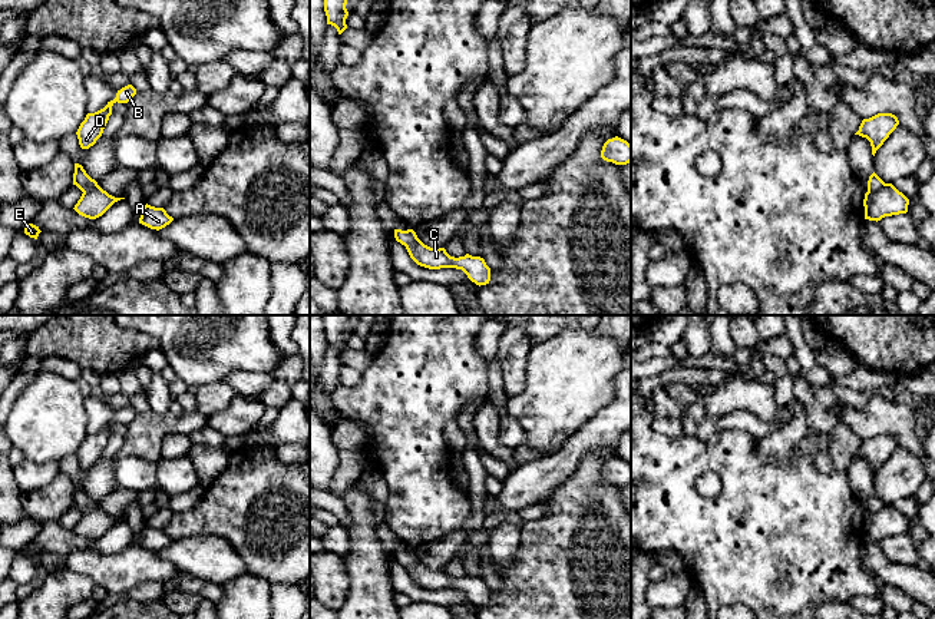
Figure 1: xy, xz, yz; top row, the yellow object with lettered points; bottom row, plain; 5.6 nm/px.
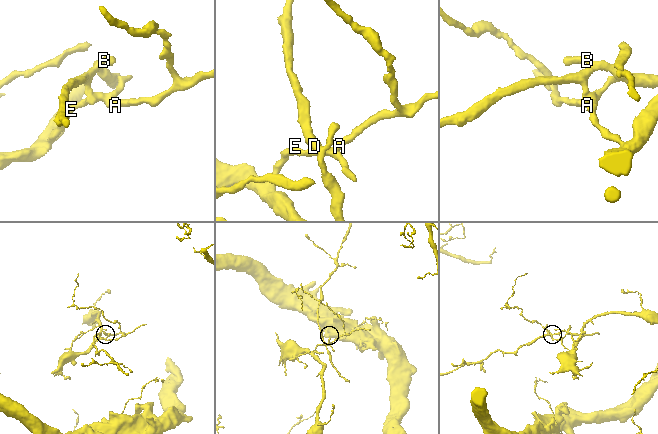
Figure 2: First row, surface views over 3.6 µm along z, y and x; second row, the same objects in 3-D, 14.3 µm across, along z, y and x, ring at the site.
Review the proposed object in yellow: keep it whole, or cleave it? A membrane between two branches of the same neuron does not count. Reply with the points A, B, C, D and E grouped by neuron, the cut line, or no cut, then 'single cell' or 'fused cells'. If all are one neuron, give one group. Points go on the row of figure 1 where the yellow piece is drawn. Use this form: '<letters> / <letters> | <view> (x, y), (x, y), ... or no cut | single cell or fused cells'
A C E / B D | yz (885, 184), (876, 191), (868, 192) | fused cells

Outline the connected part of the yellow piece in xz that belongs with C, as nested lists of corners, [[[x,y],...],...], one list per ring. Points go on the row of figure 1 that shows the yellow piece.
[[[419,238],[412,245],[406,246],[410,258],[420,267],[429,269],[456,268],[462,269],[468,278],[476,285],[486,285],[490,281],[490,268],[480,256],[450,256],[445,248],[430,248],[424,245]]]

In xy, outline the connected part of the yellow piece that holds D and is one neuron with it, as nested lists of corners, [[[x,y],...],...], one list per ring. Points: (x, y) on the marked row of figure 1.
[[[128,85],[118,90],[116,97],[108,102],[108,105],[103,109],[95,113],[87,113],[76,132],[80,148],[89,149],[90,146],[93,146],[103,133],[109,116],[112,115],[112,106],[116,102],[128,103],[135,95],[136,89],[132,85]]]

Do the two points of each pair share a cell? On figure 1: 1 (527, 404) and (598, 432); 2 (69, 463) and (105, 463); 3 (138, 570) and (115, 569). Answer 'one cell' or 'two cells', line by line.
1: two cells
2: one cell
3: one cell

